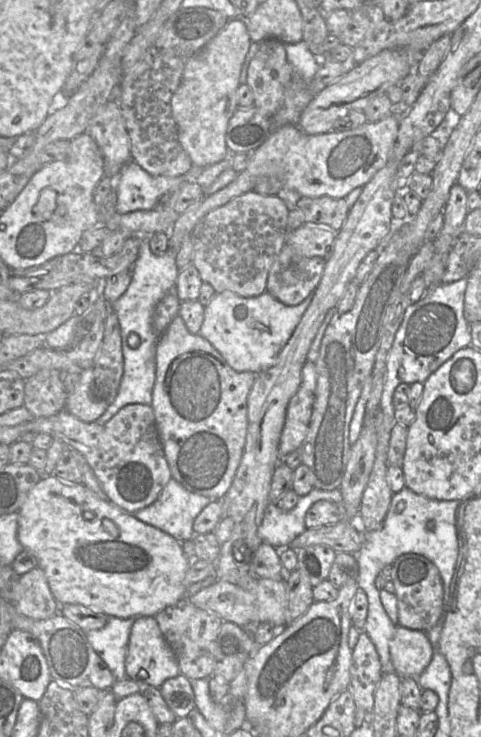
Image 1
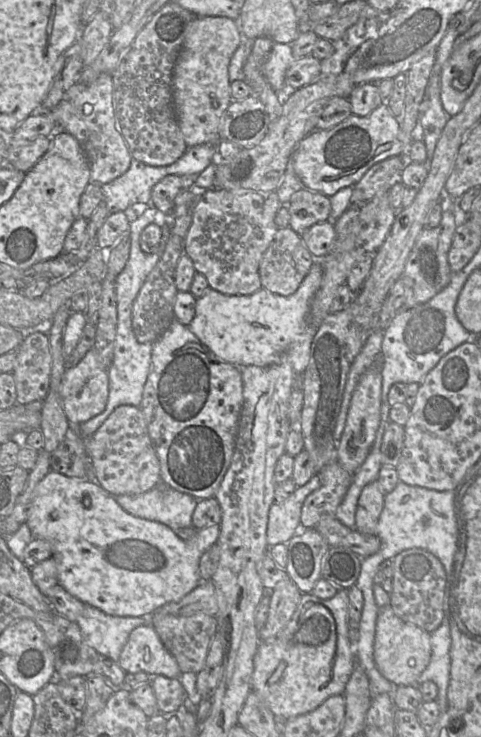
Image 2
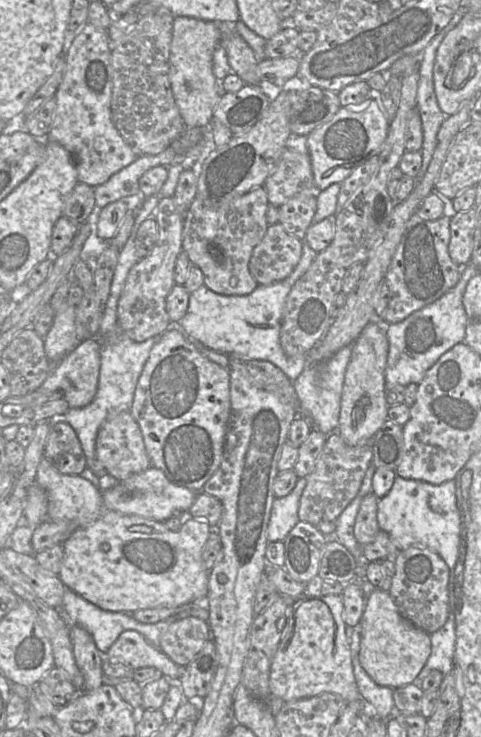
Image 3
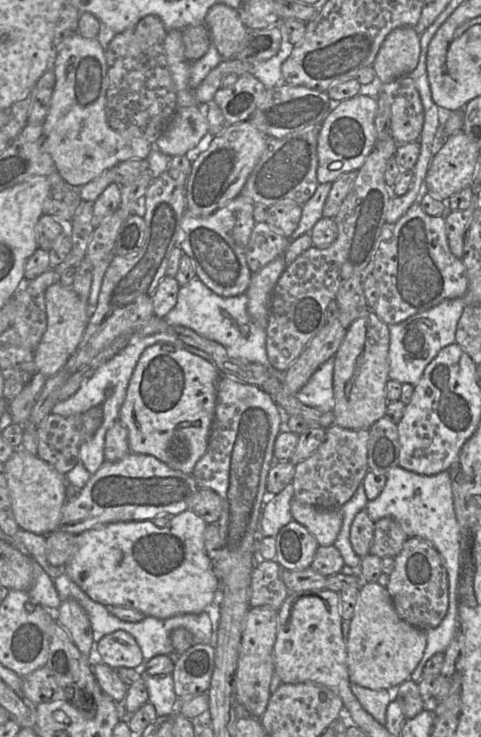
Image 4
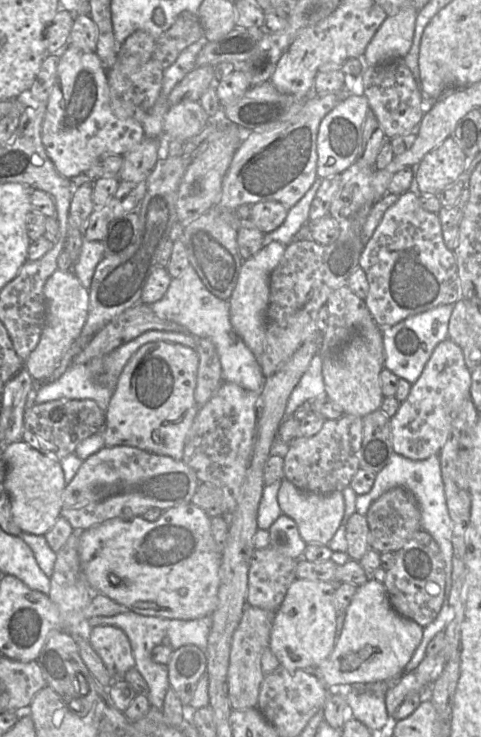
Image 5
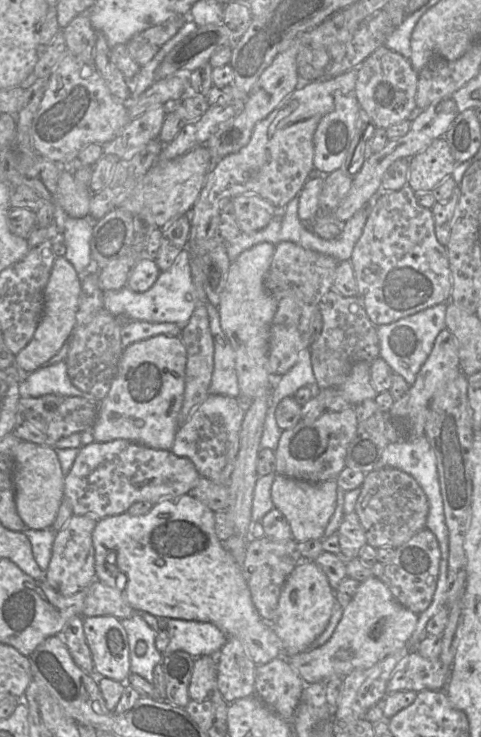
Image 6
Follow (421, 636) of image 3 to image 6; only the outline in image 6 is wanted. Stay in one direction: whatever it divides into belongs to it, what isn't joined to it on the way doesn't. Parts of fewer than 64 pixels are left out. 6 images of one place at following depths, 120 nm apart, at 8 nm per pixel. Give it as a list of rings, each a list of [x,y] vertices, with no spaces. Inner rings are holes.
[[[372,576],[359,584],[327,642],[288,657],[287,662],[306,684],[344,677],[357,668],[371,667],[405,647],[417,622],[418,615],[401,605],[380,578]]]

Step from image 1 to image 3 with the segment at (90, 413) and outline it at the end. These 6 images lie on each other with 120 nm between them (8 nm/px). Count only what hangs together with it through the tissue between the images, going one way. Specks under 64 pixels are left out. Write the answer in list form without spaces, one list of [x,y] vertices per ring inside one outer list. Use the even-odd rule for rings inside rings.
[[[96,339],[82,341],[53,366],[39,390],[62,393],[69,408],[87,406],[97,392],[100,355],[101,345]]]

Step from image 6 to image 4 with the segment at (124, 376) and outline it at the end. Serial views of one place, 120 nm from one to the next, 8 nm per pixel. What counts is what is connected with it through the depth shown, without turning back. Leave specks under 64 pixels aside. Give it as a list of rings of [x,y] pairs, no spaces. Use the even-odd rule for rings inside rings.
[[[155,343],[141,354],[121,406],[119,420],[128,430],[130,451],[156,457],[173,470],[192,475],[208,445],[221,374],[212,361],[169,343]]]

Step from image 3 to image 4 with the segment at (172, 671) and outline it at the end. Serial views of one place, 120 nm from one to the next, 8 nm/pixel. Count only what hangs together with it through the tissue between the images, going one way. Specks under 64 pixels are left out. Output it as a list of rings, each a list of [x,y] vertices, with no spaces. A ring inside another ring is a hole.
[[[116,630],[102,637],[96,644],[95,656],[112,669],[134,668],[140,671],[144,660],[134,637],[124,630]]]

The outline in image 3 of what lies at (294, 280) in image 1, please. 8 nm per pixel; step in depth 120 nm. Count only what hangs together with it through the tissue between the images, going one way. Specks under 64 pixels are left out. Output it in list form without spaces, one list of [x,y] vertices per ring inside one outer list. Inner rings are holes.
[[[278,223],[269,225],[265,236],[253,249],[249,270],[260,285],[286,279],[302,255],[303,241],[289,234]]]

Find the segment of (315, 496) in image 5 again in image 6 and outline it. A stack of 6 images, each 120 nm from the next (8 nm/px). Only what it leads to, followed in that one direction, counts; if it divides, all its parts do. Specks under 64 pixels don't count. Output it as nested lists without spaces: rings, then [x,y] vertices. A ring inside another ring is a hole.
[[[280,474],[275,476],[271,487],[272,502],[287,519],[296,542],[324,539],[325,529],[335,511],[337,489],[336,480],[311,483]]]

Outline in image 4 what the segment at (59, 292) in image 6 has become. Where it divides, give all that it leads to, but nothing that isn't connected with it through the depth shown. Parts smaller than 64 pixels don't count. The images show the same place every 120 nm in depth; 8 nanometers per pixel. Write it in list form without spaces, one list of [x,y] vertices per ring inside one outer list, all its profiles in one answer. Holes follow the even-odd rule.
[[[59,281],[50,285],[45,292],[47,329],[34,351],[37,371],[45,377],[55,375],[76,351],[90,317],[88,303],[80,299],[73,288],[63,286]]]

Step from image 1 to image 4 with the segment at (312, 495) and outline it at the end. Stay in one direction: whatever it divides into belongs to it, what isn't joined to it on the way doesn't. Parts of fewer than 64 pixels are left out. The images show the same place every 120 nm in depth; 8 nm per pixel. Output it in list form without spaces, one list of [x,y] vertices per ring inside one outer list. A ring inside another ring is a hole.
[[[290,483],[276,495],[268,495],[259,521],[259,537],[275,537],[292,520],[290,510],[294,488]]]

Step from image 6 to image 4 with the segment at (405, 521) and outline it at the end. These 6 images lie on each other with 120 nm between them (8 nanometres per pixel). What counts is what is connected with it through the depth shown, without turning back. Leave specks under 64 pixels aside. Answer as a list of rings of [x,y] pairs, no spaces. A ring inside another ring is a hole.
[[[384,517],[374,523],[374,538],[370,553],[379,558],[395,557],[408,535],[394,519]]]

